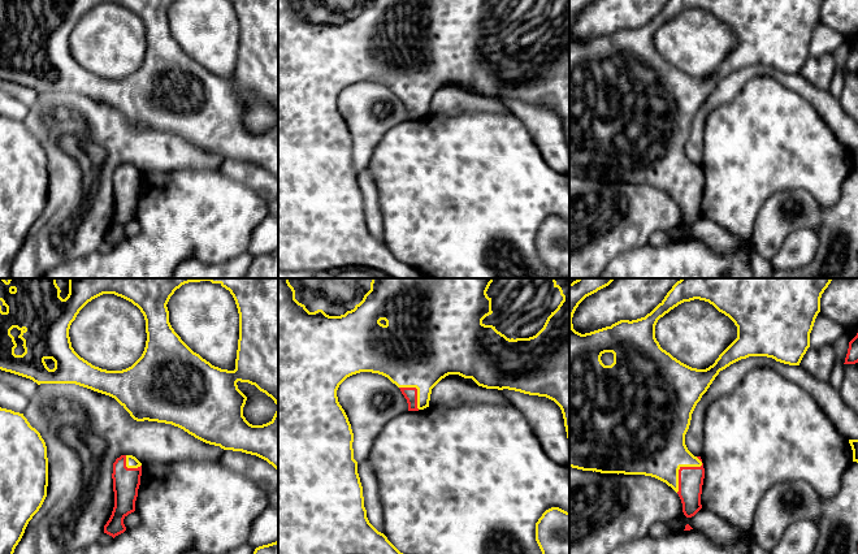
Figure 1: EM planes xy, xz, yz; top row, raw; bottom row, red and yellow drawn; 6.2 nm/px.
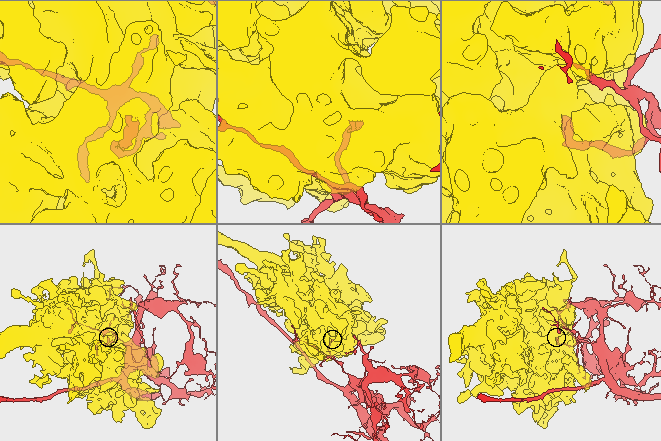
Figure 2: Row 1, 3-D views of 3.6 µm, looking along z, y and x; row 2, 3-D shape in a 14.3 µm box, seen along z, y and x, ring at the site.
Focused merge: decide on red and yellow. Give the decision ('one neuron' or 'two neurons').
two neurons

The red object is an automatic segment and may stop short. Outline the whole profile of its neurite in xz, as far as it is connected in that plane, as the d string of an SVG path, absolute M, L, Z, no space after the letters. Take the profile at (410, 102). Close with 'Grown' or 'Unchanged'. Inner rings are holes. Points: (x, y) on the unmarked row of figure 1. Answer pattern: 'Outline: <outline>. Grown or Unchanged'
Outline: M399 96L408 112L408 120L419 120L417 117L417 98L416 96Z. Unchanged

